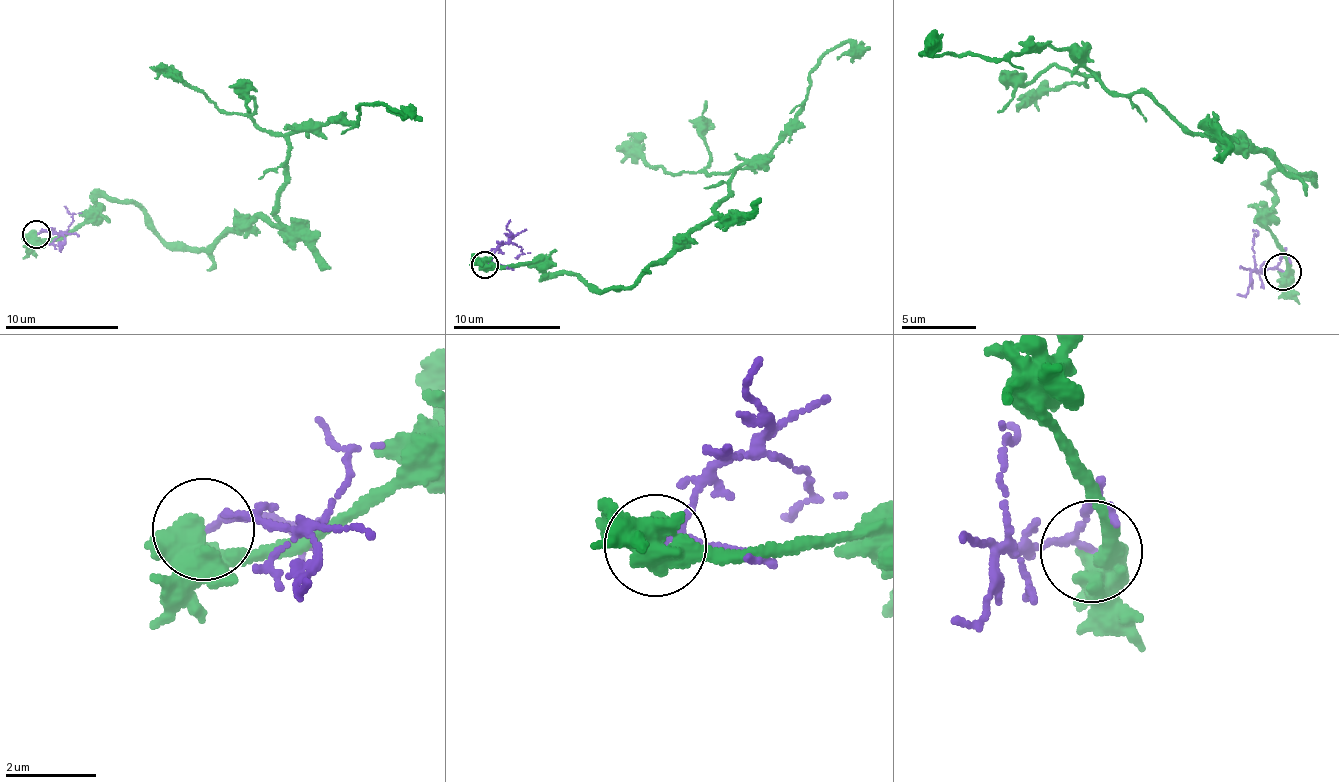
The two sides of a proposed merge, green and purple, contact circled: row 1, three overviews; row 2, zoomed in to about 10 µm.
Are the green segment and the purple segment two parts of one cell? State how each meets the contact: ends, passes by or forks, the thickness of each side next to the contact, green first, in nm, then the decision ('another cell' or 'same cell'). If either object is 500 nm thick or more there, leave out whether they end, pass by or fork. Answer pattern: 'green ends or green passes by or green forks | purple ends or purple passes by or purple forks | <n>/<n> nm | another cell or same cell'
green forks | purple passes by | 400/110 nm | another cell

